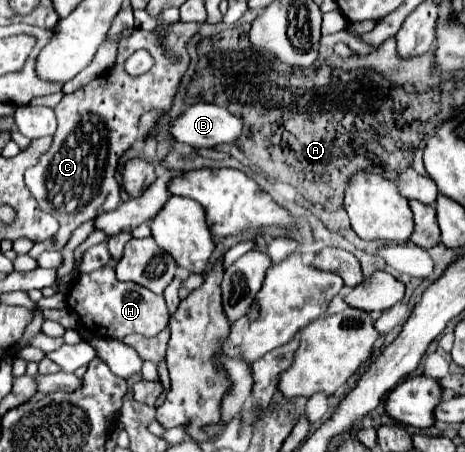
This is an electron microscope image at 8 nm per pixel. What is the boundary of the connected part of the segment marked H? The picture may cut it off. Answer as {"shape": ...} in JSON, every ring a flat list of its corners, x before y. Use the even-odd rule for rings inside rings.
{"shape":[[106,265,92,273,80,273,66,295,66,303,76,311,84,327,96,329,90,331,92,335,112,337,112,339,124,339,130,333,154,337,168,325,170,317,162,295,156,295,132,281,118,281,112,265]]}

